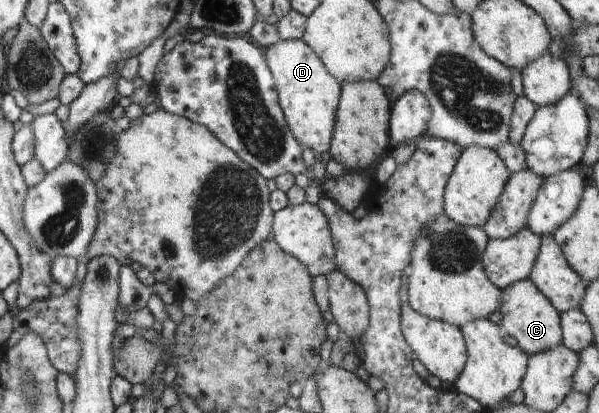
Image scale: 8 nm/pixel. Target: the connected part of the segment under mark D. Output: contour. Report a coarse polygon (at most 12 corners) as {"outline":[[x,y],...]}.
{"outline":[[300,38],[262,49],[286,124],[329,150],[341,83]]}

